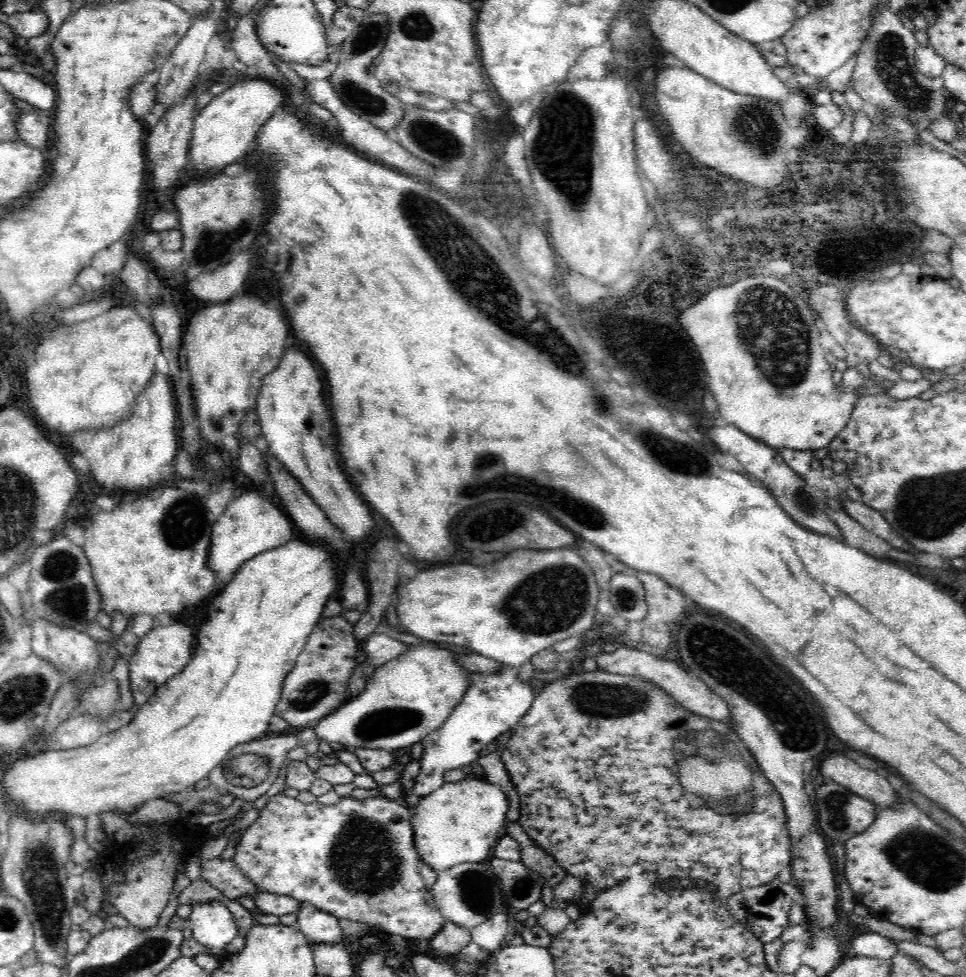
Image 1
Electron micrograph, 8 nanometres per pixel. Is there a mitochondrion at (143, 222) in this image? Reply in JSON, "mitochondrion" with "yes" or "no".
{"mitochondrion":"no"}

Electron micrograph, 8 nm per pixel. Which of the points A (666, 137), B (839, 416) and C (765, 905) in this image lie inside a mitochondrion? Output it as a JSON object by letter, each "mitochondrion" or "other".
{"A":"other","B":"other","C":"mitochondrion"}

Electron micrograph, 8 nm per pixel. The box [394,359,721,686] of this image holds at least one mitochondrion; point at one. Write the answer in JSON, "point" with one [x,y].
{"point":[553,601]}

